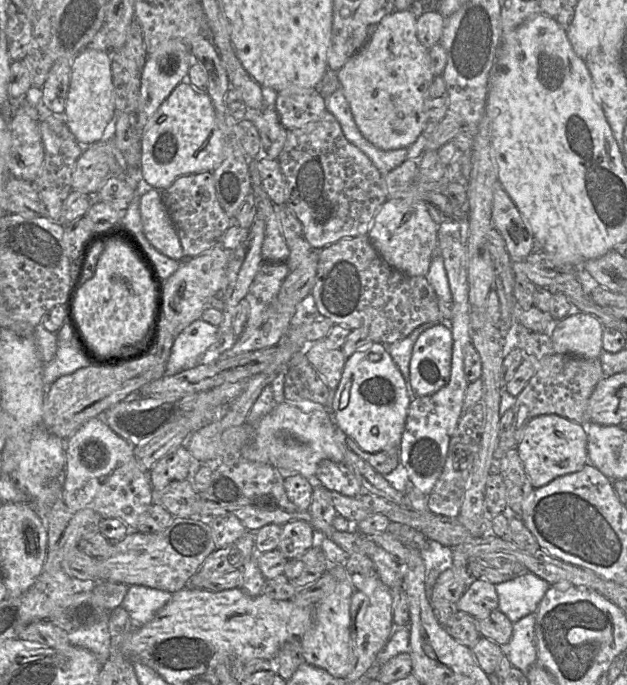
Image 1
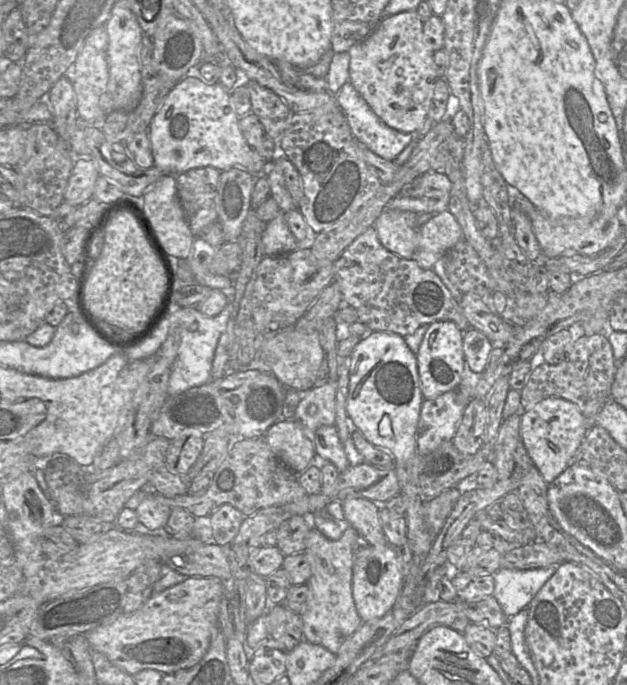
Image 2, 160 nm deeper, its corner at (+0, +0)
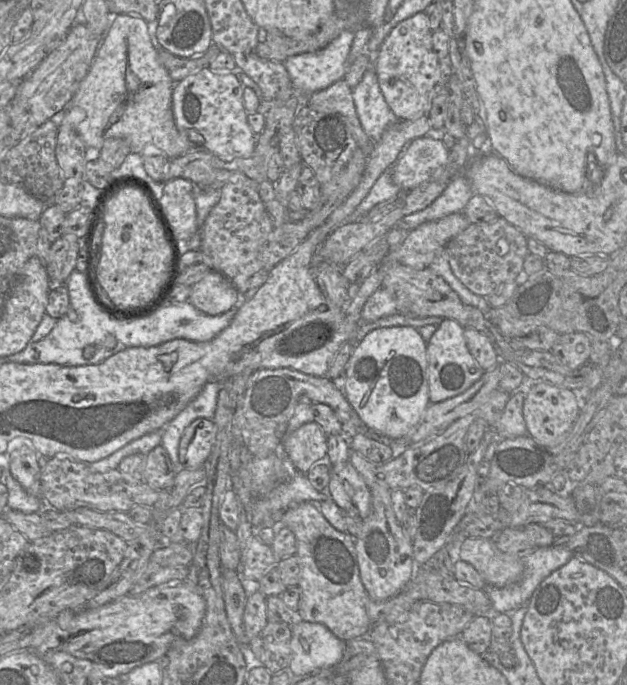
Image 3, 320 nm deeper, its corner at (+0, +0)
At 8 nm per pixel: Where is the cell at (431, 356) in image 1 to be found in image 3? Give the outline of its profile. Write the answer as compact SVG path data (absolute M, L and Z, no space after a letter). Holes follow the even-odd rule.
M449 318L443 319L428 341L427 359L430 403L444 401L463 393L485 373L468 349L464 327Z

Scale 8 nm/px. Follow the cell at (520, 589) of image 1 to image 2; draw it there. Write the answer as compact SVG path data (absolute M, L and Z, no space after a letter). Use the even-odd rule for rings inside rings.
M559 564L527 570L500 568L493 575L493 595L504 614L511 618L527 609L534 596L558 567Z

